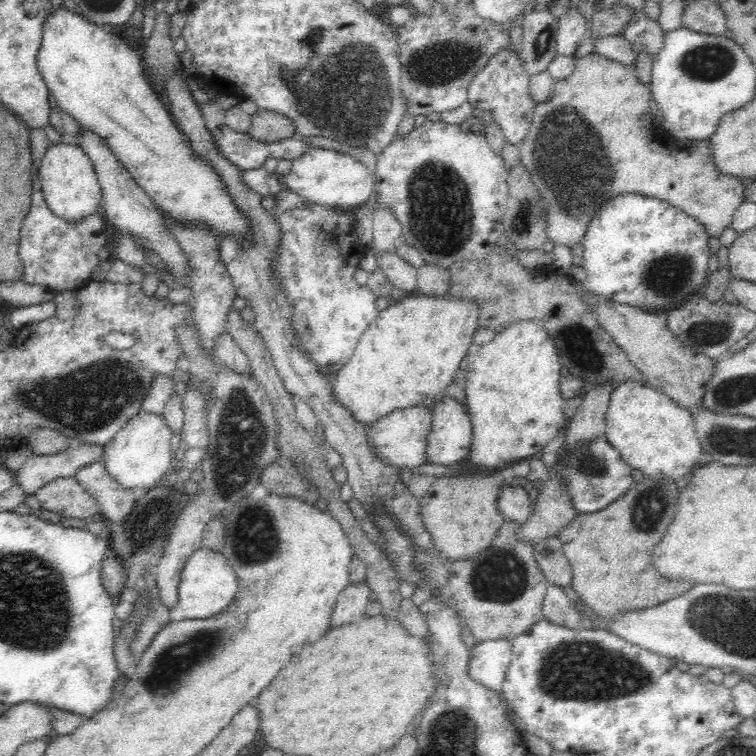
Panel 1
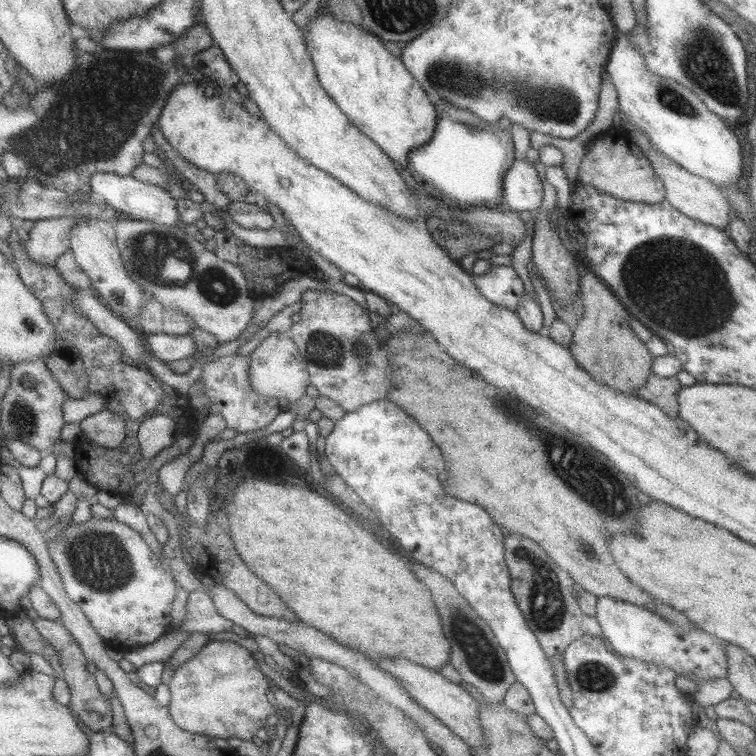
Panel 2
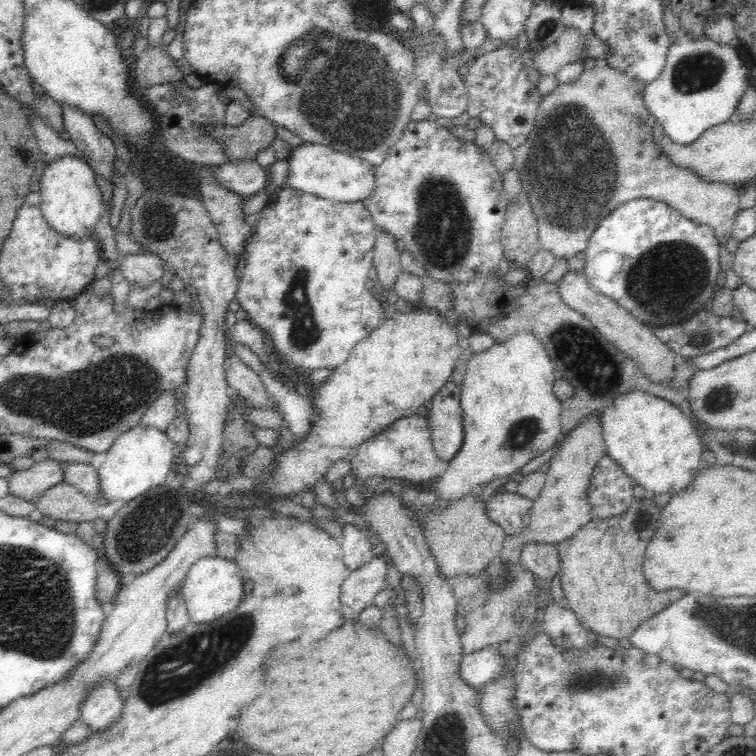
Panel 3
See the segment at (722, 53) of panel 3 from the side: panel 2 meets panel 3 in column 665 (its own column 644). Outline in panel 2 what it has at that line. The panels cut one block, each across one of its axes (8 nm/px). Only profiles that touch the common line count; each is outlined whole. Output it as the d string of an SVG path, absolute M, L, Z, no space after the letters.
M616 31L615 42L609 50L607 56L607 64L603 66L603 77L609 77L610 82L613 82L615 90L617 90L617 99L619 102L618 109L623 113L623 124L619 125L631 132L632 126L637 126L644 135L649 137L649 141L653 143L655 148L661 152L667 159L676 162L681 168L701 176L705 180L709 180L711 184L719 186L731 186L739 180L741 176L741 144L719 116L710 112L705 104L692 91L681 87L673 80L669 81L666 78L655 77L647 71L641 54L629 44L628 32Z

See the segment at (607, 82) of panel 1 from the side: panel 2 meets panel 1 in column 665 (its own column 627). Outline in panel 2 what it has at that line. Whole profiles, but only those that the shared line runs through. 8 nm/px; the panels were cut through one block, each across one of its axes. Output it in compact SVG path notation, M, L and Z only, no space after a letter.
M608 134L595 141L590 146L586 156L579 161L578 176L579 183L591 185L597 191L609 193L609 195L613 195L619 200L653 204L665 199L663 183L655 174L653 167L649 165L649 161L641 153L639 147L630 140L626 142L622 138L616 138Z

